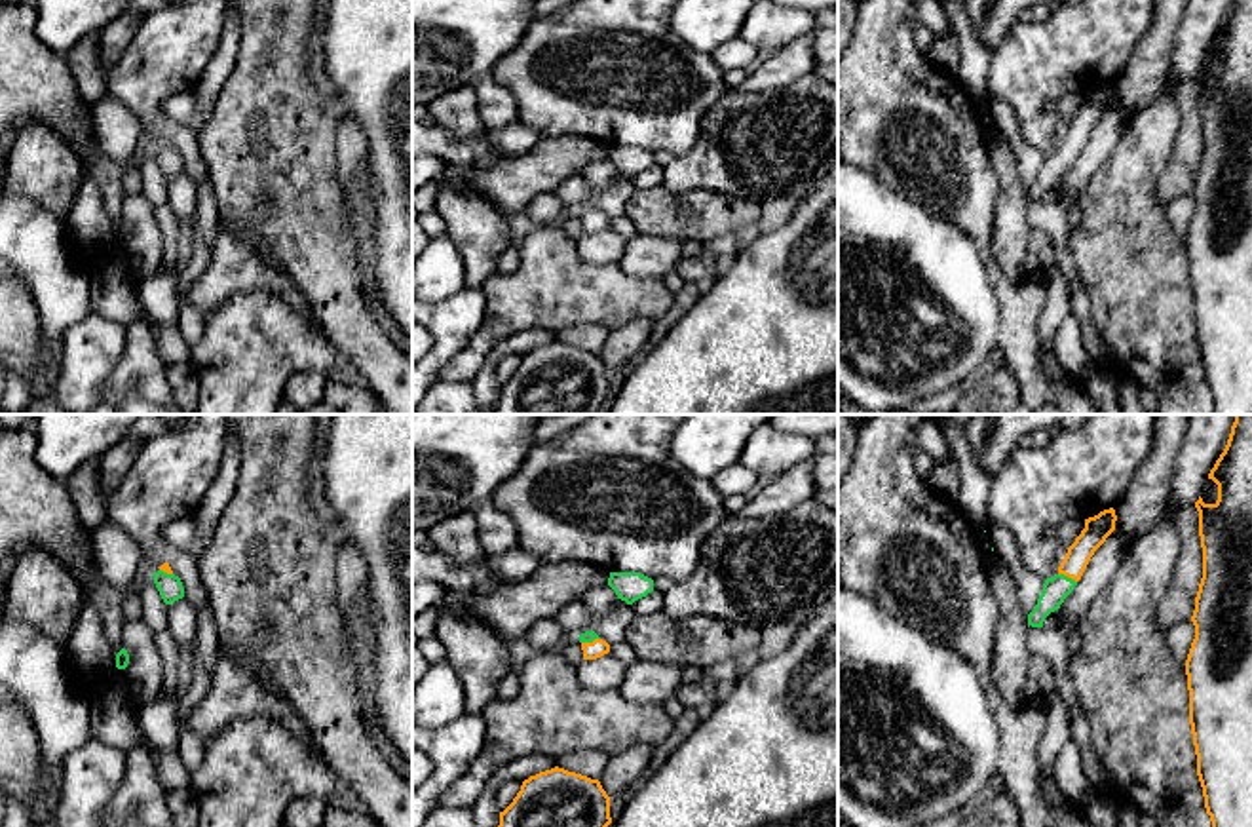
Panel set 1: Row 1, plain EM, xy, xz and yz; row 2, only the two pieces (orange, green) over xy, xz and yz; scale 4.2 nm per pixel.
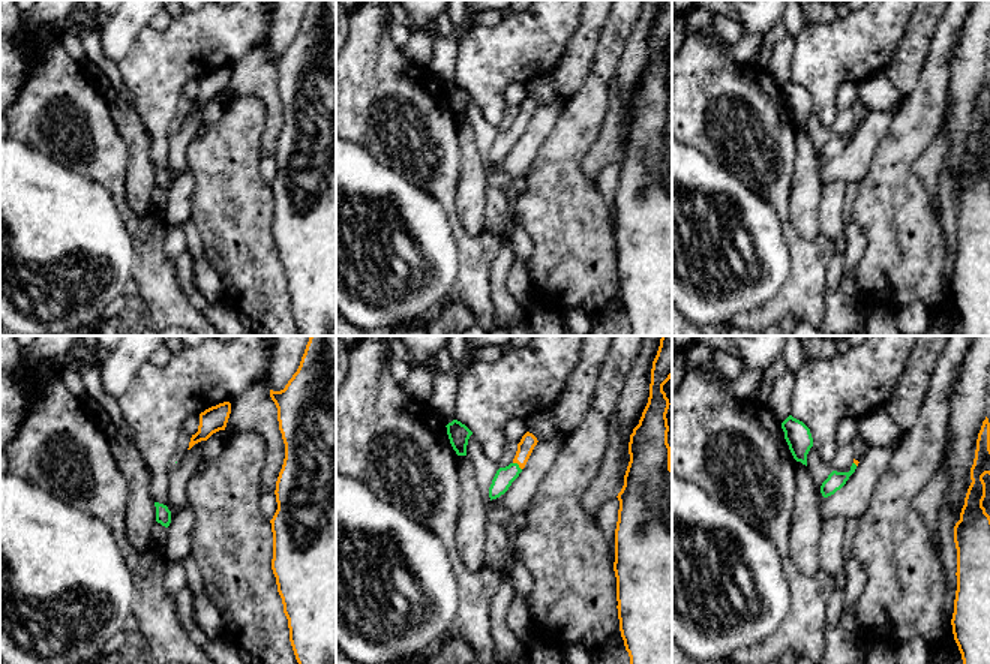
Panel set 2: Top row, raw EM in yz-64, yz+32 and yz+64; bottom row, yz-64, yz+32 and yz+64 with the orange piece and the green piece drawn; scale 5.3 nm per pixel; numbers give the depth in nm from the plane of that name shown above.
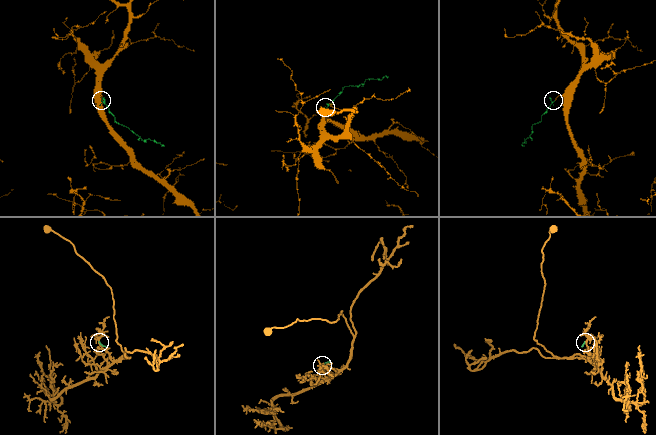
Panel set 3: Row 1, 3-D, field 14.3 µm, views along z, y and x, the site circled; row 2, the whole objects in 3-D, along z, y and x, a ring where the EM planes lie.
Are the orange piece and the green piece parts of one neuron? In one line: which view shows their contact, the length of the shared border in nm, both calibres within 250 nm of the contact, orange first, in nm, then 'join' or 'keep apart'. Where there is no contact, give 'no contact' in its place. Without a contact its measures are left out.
yz | 90 nm | 110/110 nm | join

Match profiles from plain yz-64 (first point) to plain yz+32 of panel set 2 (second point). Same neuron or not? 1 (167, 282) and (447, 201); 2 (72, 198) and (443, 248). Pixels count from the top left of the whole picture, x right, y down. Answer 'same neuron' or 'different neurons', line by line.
1: same neuron
2: same neuron

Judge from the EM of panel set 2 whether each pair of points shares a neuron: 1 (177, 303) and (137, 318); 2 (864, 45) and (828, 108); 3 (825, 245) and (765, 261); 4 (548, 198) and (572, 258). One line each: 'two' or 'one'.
1: two
2: one
3: two
4: one

